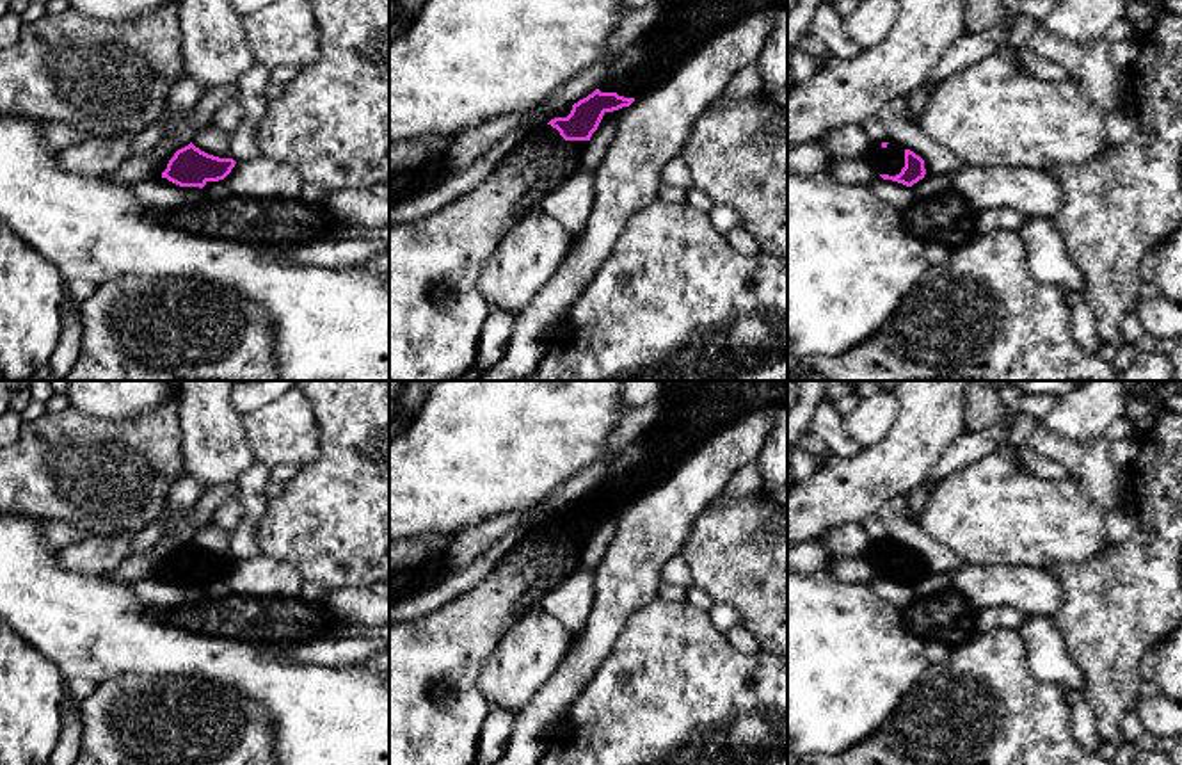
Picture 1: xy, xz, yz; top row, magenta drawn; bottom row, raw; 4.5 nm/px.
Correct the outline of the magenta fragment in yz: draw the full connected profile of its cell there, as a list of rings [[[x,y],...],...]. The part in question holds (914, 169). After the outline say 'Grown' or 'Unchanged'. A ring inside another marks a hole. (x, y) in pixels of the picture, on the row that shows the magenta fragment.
[[[892,142],[875,144],[866,158],[875,165],[883,180],[892,180],[912,187],[924,178],[924,160],[910,149],[901,149]]]. Grown

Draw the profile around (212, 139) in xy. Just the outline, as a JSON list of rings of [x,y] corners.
[[[215,125],[203,128],[192,144],[208,155],[231,158],[228,135]]]

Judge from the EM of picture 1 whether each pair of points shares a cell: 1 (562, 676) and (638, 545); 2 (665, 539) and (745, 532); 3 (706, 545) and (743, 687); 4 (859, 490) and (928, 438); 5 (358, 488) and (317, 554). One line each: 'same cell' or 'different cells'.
1: same cell
2: different cells
3: different cells
4: same cell
5: same cell

